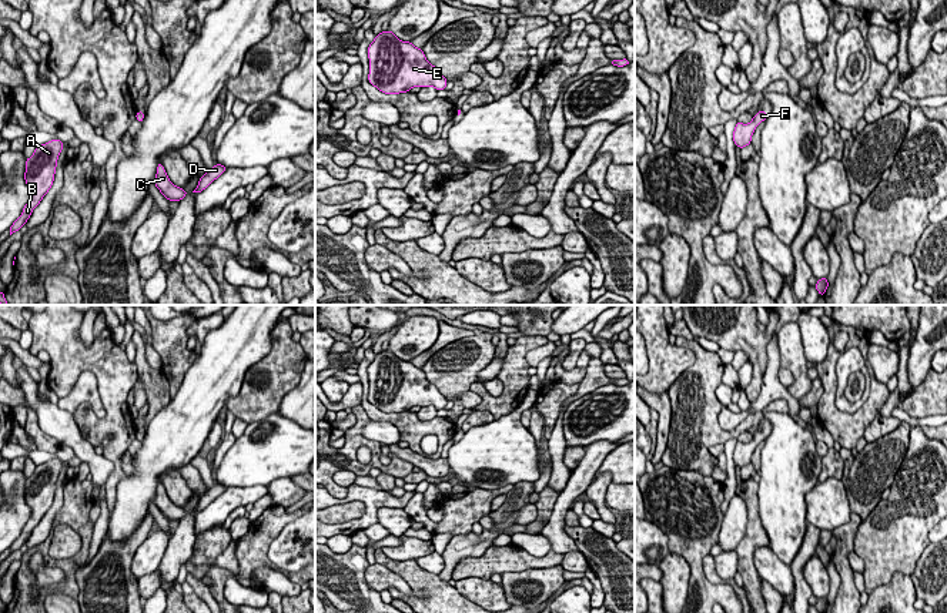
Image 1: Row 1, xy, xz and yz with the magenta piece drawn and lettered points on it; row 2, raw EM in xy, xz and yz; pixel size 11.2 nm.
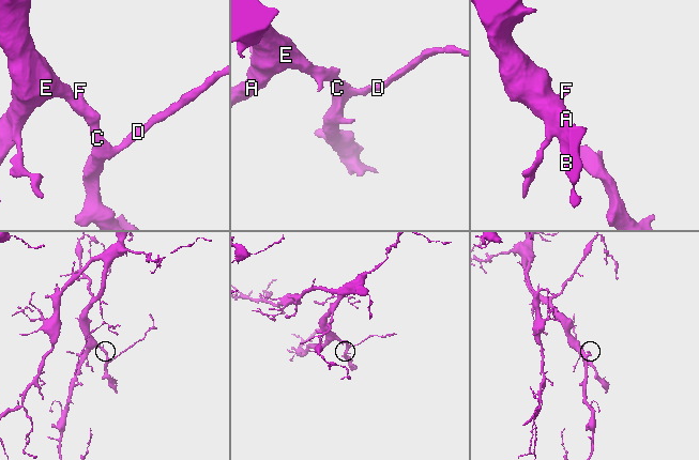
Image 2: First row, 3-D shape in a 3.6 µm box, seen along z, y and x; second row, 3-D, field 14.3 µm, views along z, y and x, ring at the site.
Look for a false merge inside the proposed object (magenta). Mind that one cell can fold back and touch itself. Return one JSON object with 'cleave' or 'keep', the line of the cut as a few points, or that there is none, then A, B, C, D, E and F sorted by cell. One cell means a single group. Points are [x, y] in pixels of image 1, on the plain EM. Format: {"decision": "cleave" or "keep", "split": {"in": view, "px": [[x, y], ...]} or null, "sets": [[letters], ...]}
{"decision": "keep", "split": null, "sets": [["A", "B", "C", "D", "E", "F"]]}

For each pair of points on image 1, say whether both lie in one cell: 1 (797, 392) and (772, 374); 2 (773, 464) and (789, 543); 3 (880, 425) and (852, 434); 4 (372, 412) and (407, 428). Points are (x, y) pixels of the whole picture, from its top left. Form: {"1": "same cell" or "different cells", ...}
{"1": "different cells", "2": "same cell", "3": "different cells", "4": "same cell"}

